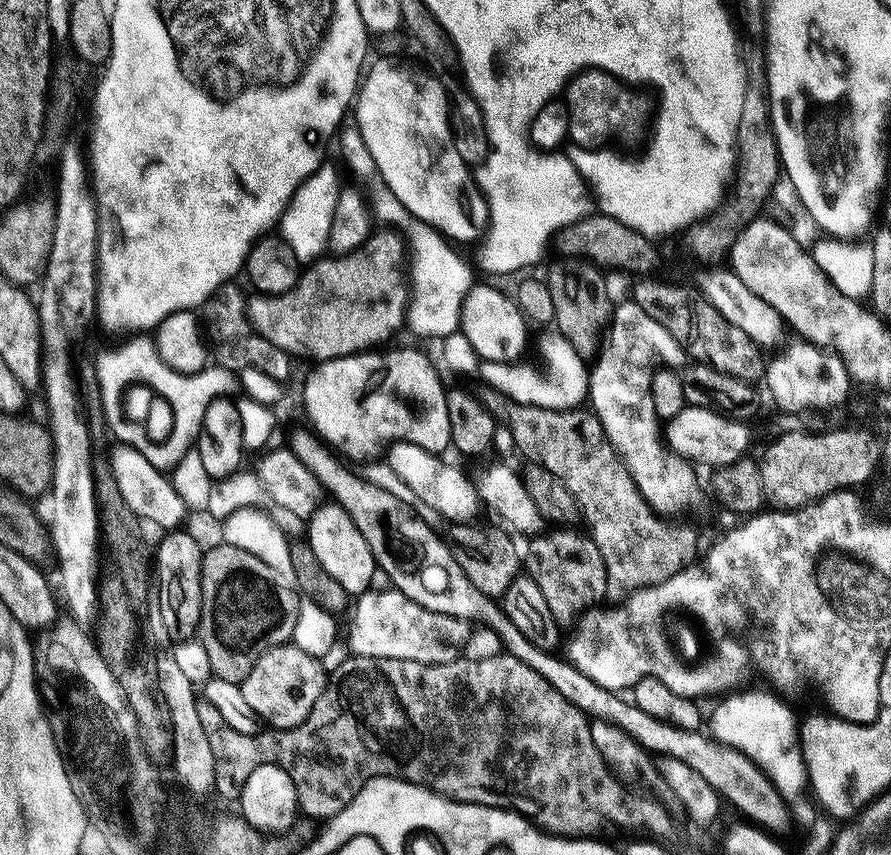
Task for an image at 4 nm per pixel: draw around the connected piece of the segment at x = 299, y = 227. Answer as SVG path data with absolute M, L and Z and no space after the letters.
M331 162L321 164L310 178L306 178L294 190L286 210L280 215L278 235L280 239L294 250L294 258L301 262L315 262L328 252L330 222L334 220L334 206L338 206L338 198L342 191L340 176Z

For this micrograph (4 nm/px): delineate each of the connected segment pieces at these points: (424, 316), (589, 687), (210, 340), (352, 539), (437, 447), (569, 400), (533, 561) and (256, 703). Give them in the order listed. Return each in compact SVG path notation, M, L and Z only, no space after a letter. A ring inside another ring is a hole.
M376 186L372 196L370 192L370 211L379 223L380 220L384 223L381 225L399 230L406 241L406 276L410 281L410 299L406 305L407 331L416 336L429 336L435 342L454 334L460 327L463 302L474 285L471 266L435 228L415 220L388 188Z
M522 644L512 646L510 652L516 659L520 659L523 665L542 674L568 702L578 706L586 714L617 725L648 753L674 757L686 762L692 770L697 770L698 774L706 779L706 782L710 782L727 803L729 800L730 803L736 804L737 808L746 815L743 817L755 825L761 826L771 833L780 834L778 832L782 831L788 822L791 823L791 813L788 805L781 798L781 794L777 792L765 773L742 752L711 737L706 738L703 731L682 730L680 727L670 726L669 723L646 714L635 703L627 699L625 699L626 701L620 699L623 697L614 696L613 691L595 687L594 682L581 674L567 659L558 660L552 656L554 654L548 653L545 649L540 648L533 651L532 644L528 648Z
M229 282L216 291L202 305L202 328L206 333L207 343L210 345L211 355L216 355L215 363L221 368L233 370L255 370L263 373L270 380L283 381L283 376L288 372L290 358L278 346L266 342L262 334L258 334L248 321L248 302L246 292L235 288L235 283Z
M324 502L309 517L306 539L318 562L334 577L350 596L357 596L372 588L372 579L378 571L374 554L362 537L354 520L338 502Z
M391 348L319 361L313 367L316 369L304 380L304 412L313 424L309 425L329 448L349 461L375 461L387 445L399 440L422 446L427 452L444 454L449 451L452 440L450 417L446 408L446 384L440 381L426 353L416 348Z
M549 330L540 340L540 356L544 359L544 368L548 371L548 380L540 376L536 368L527 368L524 362L496 363L485 360L479 365L478 376L484 379L487 387L502 393L518 404L536 405L539 408L567 411L579 407L588 395L589 369L585 361L570 346L570 342L559 332Z
M560 526L551 532L545 530L539 536L527 541L526 552L527 575L538 582L546 603L550 606L550 614L561 626L571 625L579 620L589 609L597 607L608 595L606 590L606 562L602 562L602 554L593 542L591 535L583 531L571 532L568 526Z
M289 642L262 654L240 689L242 694L246 694L246 702L250 702L250 710L254 710L269 729L296 728L312 713L318 698L324 693L326 675L320 664L323 663L317 657L298 650Z

